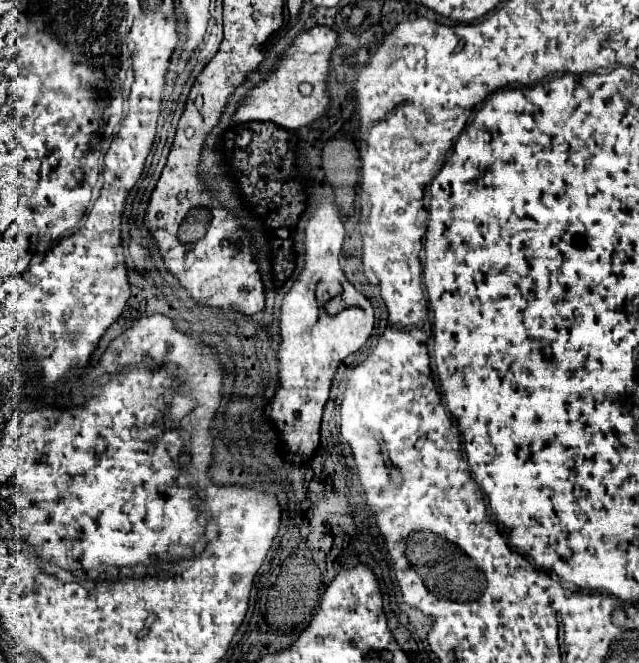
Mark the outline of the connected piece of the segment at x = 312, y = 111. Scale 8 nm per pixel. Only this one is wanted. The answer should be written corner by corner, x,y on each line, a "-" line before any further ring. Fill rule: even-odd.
311,27
307,31
297,33
293,37
293,43
283,53
279,65
269,73
269,77
247,91
243,101
237,105
237,111
233,113
231,121
233,123
271,121
283,129
295,131
321,117
329,105
325,79
327,79
327,63
335,43
337,43
337,33
329,27
-
303,81
313,85
313,93
309,97
299,93
299,85

